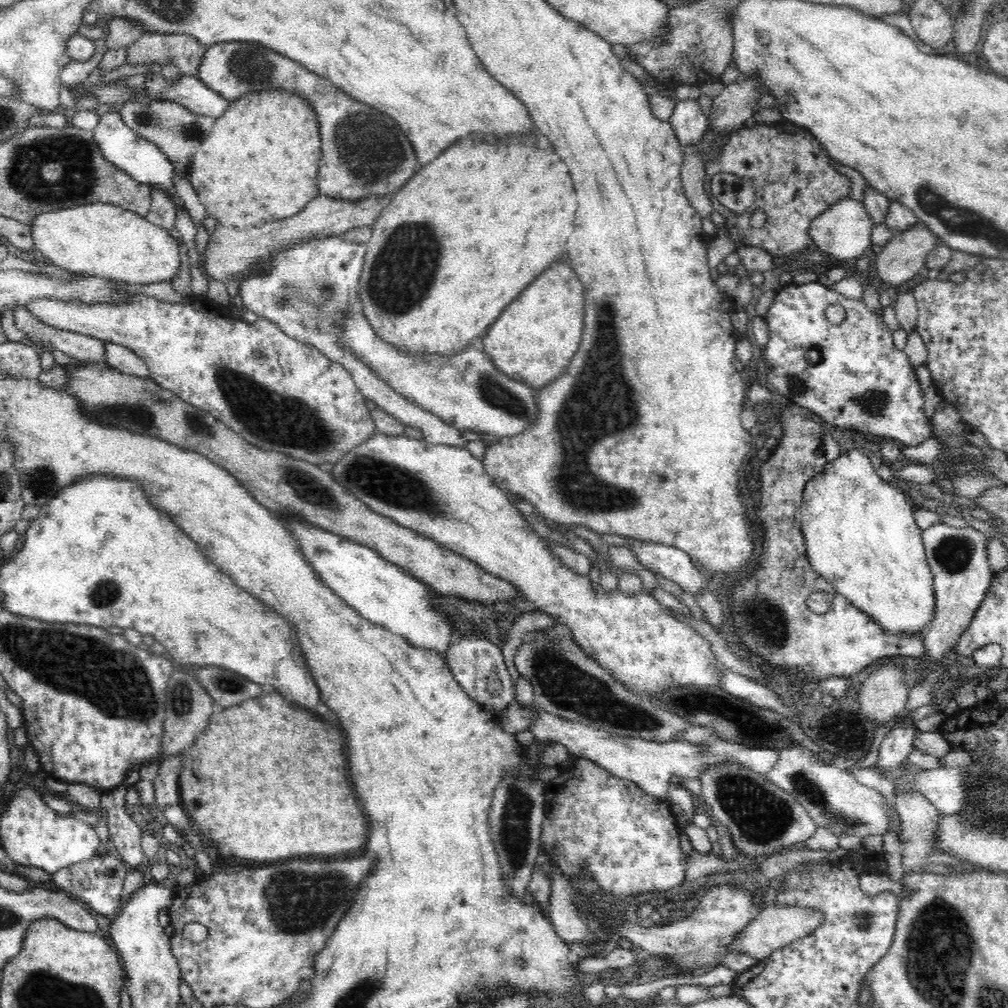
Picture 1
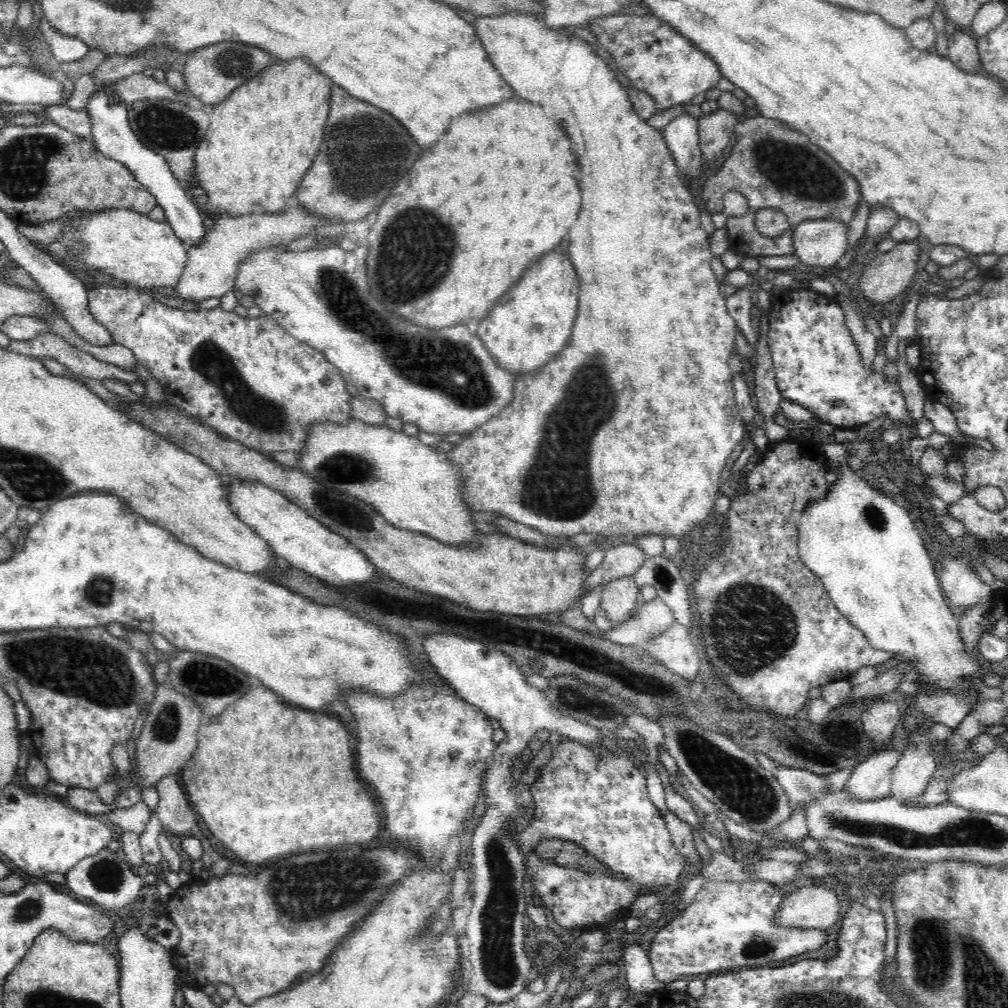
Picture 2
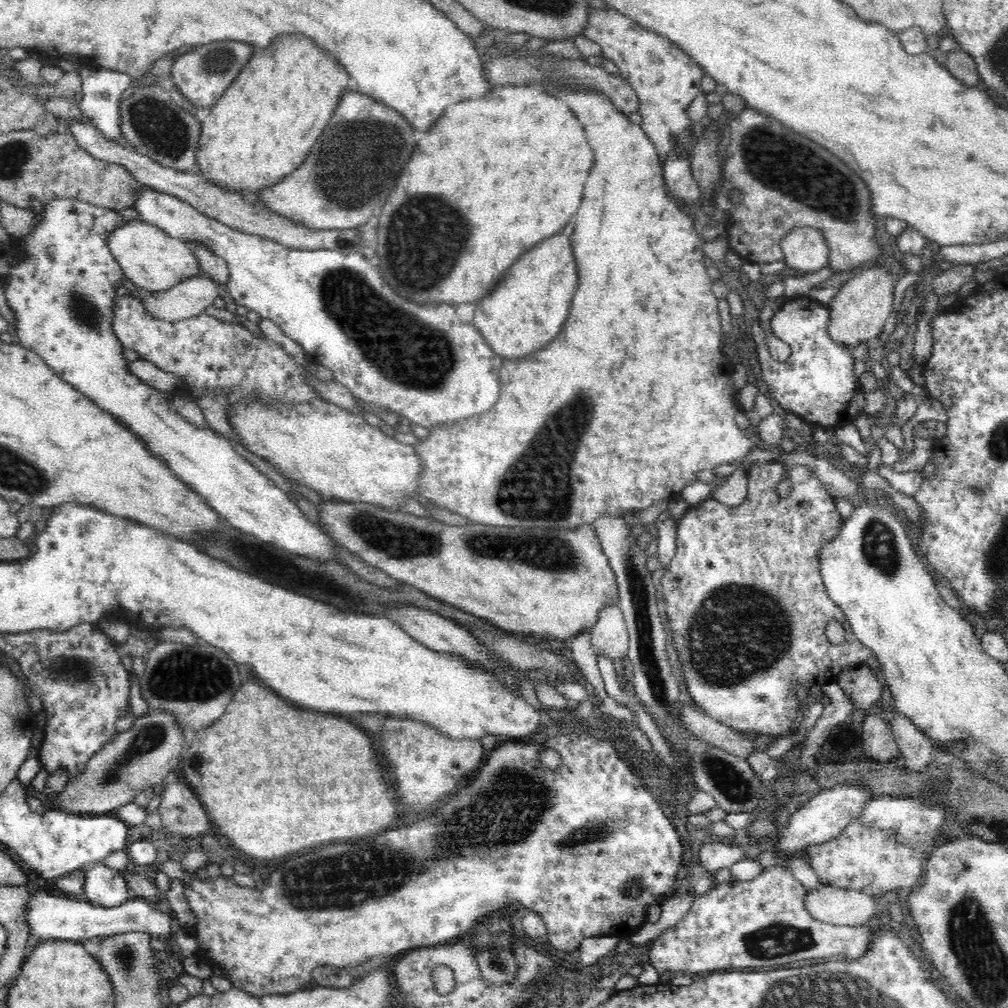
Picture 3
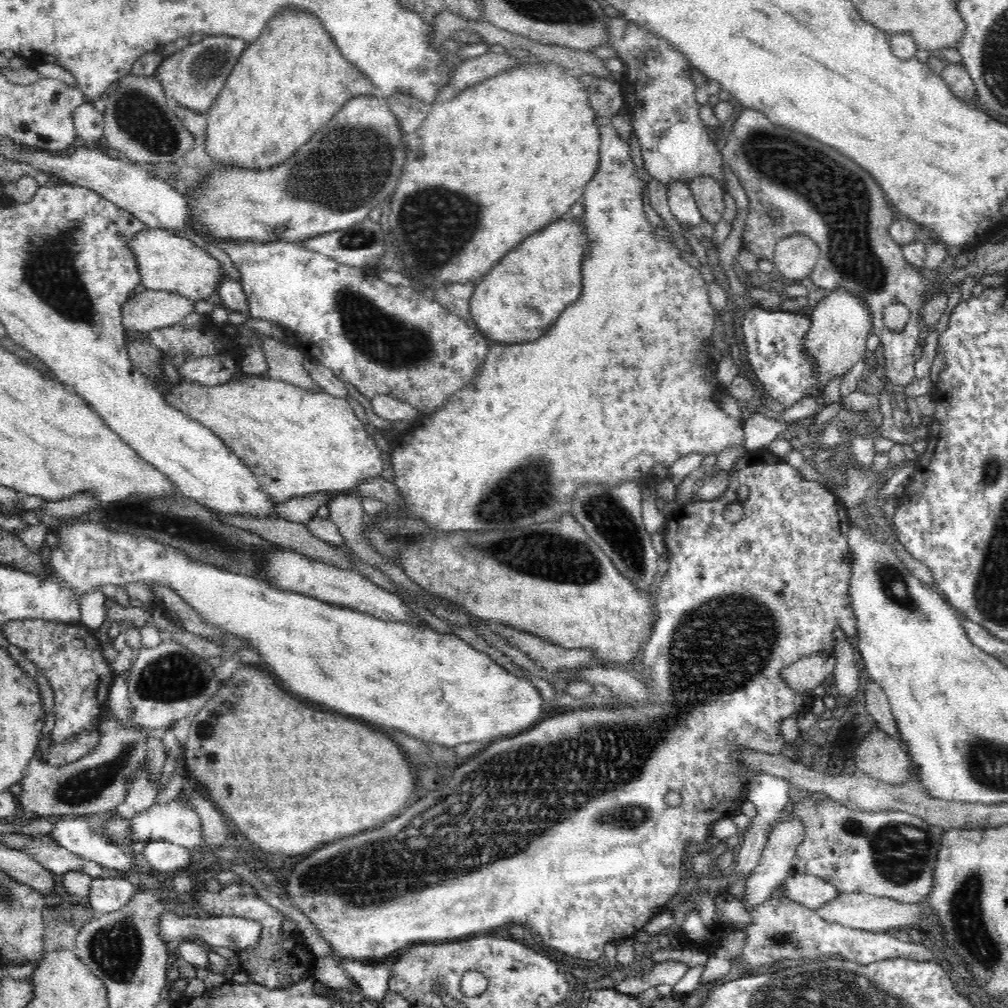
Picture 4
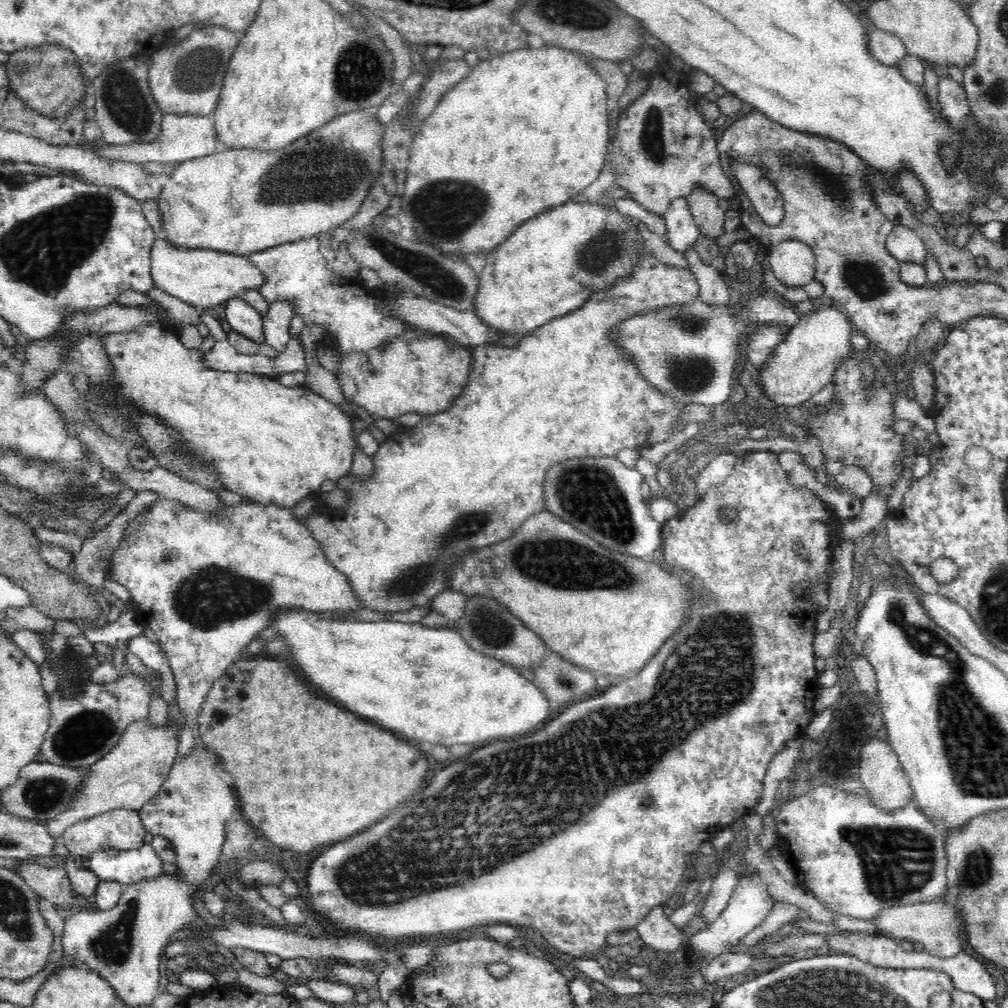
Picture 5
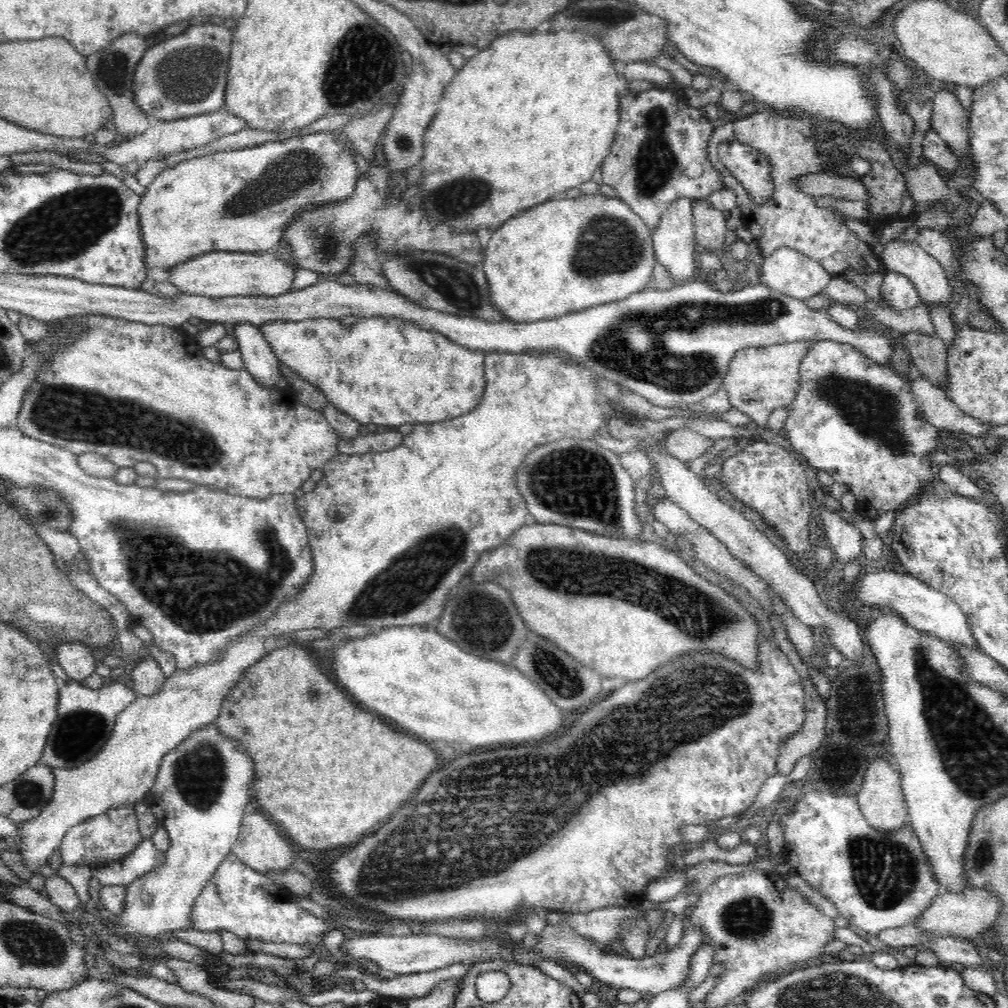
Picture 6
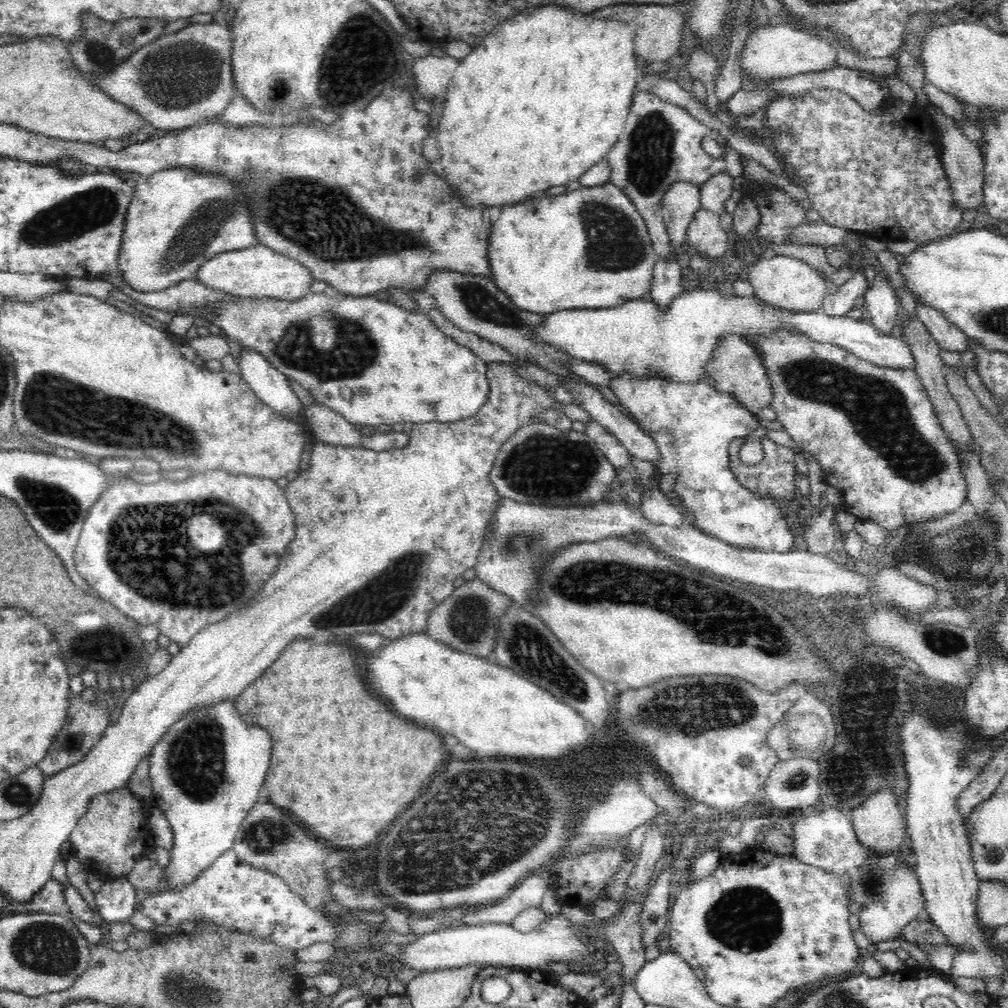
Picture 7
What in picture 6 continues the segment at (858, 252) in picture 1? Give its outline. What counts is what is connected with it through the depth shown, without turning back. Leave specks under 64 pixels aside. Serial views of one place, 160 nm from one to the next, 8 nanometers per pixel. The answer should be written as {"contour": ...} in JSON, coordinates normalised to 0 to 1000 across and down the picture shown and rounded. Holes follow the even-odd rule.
{"contour":[[[780,245],[758,257],[755,267],[754,281],[796,299],[816,291],[825,276],[812,260]]]}

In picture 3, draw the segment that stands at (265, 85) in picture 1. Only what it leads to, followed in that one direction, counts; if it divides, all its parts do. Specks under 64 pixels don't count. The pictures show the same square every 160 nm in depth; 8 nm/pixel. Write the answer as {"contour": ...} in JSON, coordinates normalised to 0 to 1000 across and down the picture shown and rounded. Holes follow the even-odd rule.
{"contour":[[[230,40],[195,45],[173,59],[168,80],[171,80],[177,90],[193,106],[208,107],[216,101],[221,91],[228,87],[228,83],[234,79],[234,75],[242,69],[242,65],[253,53],[250,45]],[[354,89],[339,92],[337,101],[298,167],[272,185],[258,188],[258,203],[310,228],[360,227],[372,209],[383,200],[413,147],[411,129],[390,107]]]}

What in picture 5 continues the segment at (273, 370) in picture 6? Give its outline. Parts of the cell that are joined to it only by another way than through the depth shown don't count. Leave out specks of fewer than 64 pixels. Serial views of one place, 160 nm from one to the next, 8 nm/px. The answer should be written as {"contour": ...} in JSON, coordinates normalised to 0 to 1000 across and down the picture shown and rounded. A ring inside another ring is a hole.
{"contour":[[[240,294],[225,300],[223,317],[230,326],[246,334],[249,338],[259,340],[263,338],[261,314]]]}

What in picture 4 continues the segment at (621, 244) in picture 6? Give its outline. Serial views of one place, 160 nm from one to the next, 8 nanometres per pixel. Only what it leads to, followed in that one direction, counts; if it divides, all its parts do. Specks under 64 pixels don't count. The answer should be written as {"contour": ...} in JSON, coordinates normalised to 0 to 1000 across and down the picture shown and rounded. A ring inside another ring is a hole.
{"contour":[[[554,220],[536,228],[532,234],[526,234],[520,242],[500,254],[486,272],[471,282],[471,288],[466,298],[467,317],[473,326],[485,339],[496,341],[516,341],[530,338],[540,333],[554,317],[558,309],[565,302],[574,298],[578,286],[577,260],[583,250],[583,235],[581,225],[569,220]]]}

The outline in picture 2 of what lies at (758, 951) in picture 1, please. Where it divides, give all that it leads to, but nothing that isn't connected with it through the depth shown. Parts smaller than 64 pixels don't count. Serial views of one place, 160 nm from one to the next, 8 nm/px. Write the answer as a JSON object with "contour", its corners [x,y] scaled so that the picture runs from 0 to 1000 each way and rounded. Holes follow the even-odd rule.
{"contour":[[[811,878],[795,880],[779,889],[770,902],[770,919],[818,923],[833,914],[836,896],[827,882]]]}

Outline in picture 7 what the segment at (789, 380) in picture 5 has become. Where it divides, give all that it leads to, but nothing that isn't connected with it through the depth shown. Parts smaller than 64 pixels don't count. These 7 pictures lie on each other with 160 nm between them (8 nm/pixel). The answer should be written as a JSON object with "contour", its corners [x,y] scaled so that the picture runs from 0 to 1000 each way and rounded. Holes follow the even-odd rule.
{"contour":[[[720,331],[712,335],[706,354],[706,358],[701,362],[698,377],[713,390],[728,394],[734,403],[741,405],[749,412],[754,411],[758,403],[765,403],[766,395],[768,395],[766,380],[762,376],[756,352],[744,336],[730,331]]]}

